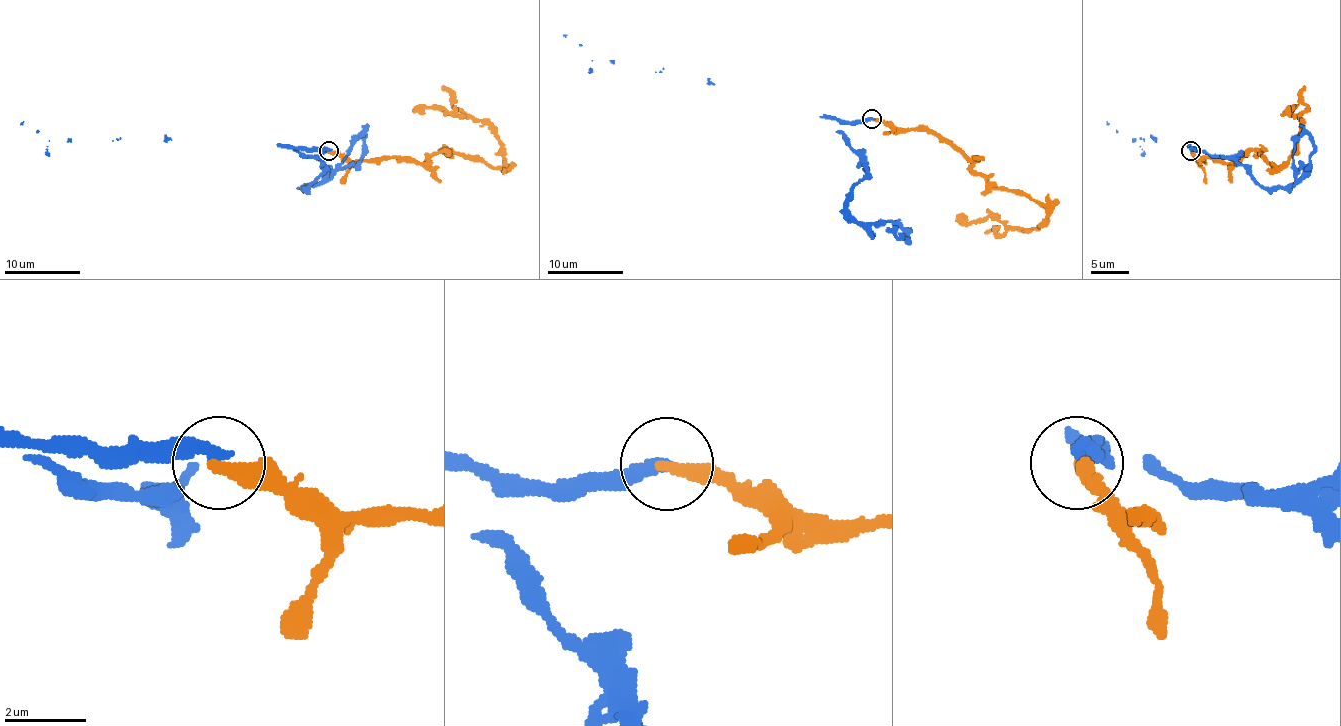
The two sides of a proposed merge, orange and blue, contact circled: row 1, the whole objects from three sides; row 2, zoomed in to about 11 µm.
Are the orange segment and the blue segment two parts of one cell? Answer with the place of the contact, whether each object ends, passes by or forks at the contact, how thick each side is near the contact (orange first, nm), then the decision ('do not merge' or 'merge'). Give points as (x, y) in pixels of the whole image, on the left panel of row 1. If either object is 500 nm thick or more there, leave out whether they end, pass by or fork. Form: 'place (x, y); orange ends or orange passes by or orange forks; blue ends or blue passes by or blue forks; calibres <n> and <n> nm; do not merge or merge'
place (329, 151); orange ends; blue ends; calibres 320 and 340 nm; merge

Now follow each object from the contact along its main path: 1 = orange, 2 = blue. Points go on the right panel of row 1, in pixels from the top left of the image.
1: (1190, 151), (1233, 163), (1258, 151), (1283, 165), (1302, 121), (1294, 108), (1286, 112)
2: (1190, 149), (1193, 148), (1188, 144), (1133, 140), (1106, 121)

